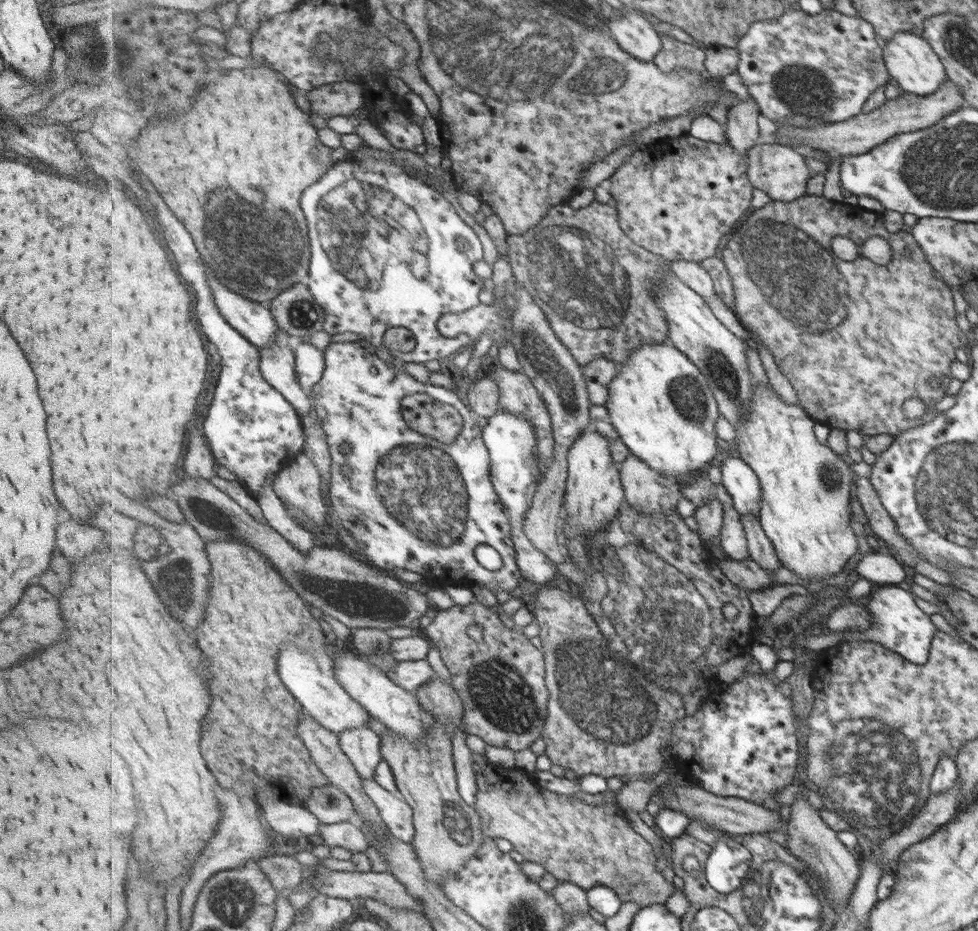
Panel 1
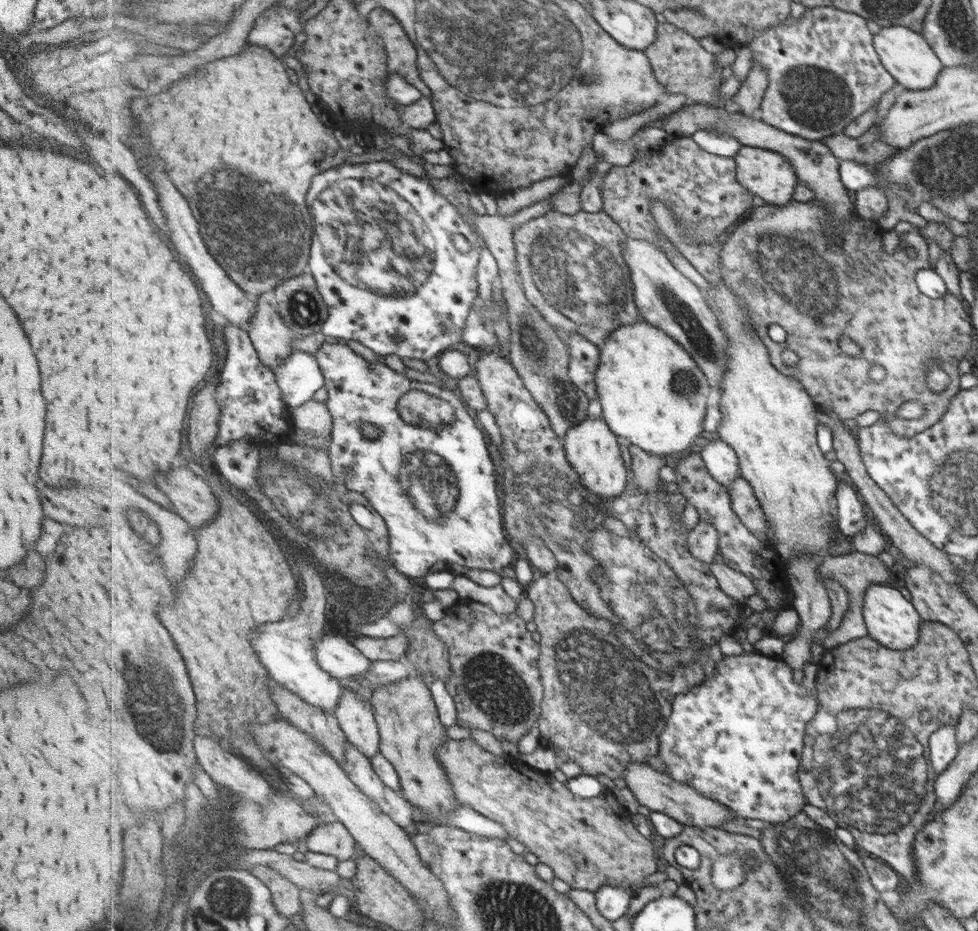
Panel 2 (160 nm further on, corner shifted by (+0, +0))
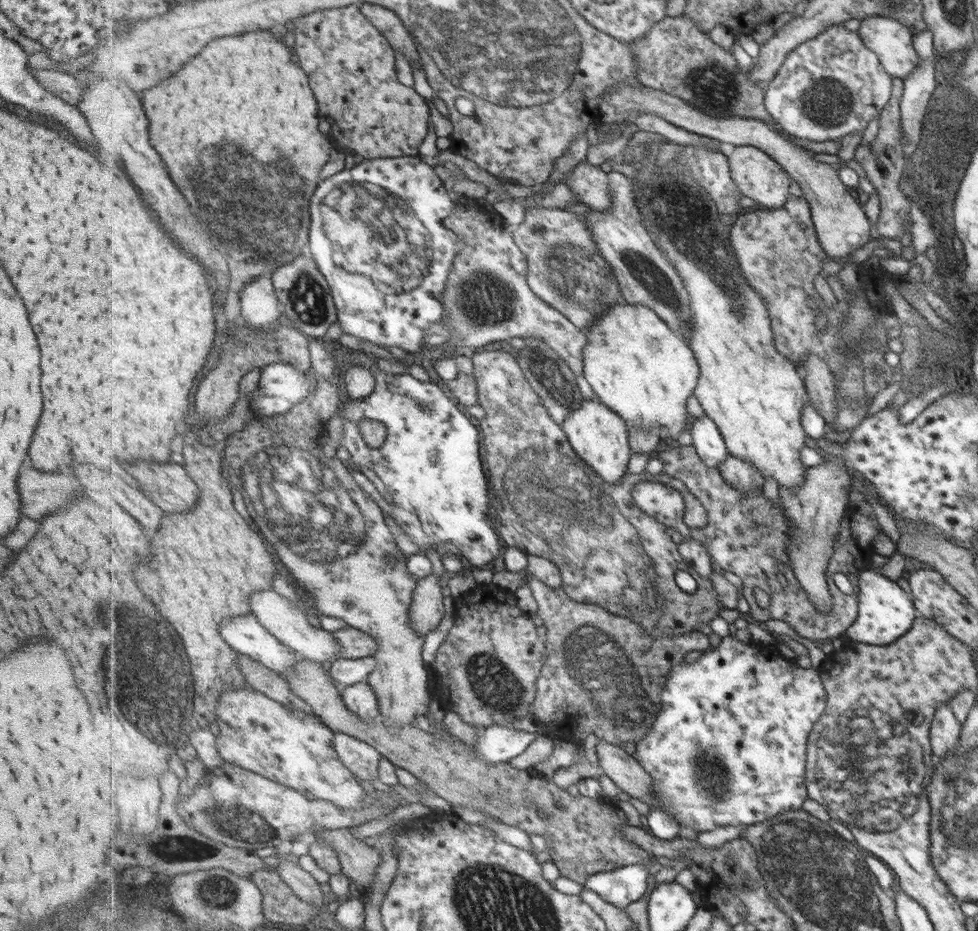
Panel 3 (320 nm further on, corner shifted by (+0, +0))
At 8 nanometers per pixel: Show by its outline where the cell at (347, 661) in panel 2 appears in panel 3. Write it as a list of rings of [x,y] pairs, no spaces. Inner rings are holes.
[[[265,589],[262,592],[253,594],[251,601],[253,603],[252,613],[259,619],[259,622],[273,636],[276,636],[283,644],[294,649],[300,656],[309,658],[319,664],[328,660],[331,665],[335,664],[337,660],[343,659],[340,652],[342,649],[340,642],[336,640],[331,631],[325,630],[320,626],[313,626],[304,607],[296,606],[291,600],[287,600],[279,592],[275,592],[274,589]]]

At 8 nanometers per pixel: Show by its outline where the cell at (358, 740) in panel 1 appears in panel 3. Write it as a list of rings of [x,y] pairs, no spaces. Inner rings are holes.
[[[359,682],[359,684],[353,684],[349,687],[342,687],[341,698],[363,720],[372,721],[377,718],[377,715],[382,714],[377,694],[368,682]]]

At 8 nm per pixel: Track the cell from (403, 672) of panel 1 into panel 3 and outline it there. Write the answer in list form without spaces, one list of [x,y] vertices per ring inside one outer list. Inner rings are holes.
[[[374,656],[359,659],[339,659],[332,664],[330,674],[336,679],[338,685],[344,687],[368,682],[371,672],[377,668],[377,659]]]

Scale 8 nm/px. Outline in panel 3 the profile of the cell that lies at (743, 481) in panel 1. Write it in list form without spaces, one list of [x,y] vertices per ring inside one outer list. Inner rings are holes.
[[[709,415],[693,418],[689,429],[693,445],[707,466],[720,468],[726,464],[731,452],[719,427]]]

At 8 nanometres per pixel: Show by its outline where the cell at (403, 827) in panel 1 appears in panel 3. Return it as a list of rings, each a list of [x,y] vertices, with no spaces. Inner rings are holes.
[[[335,733],[334,745],[343,764],[354,772],[364,785],[379,779],[382,754],[372,744],[345,733]]]

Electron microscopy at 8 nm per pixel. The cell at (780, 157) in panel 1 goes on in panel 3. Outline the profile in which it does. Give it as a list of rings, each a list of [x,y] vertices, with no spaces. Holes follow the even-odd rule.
[[[738,146],[728,156],[730,171],[743,196],[751,198],[757,205],[767,209],[780,208],[789,196],[789,175],[770,154],[756,146]]]

